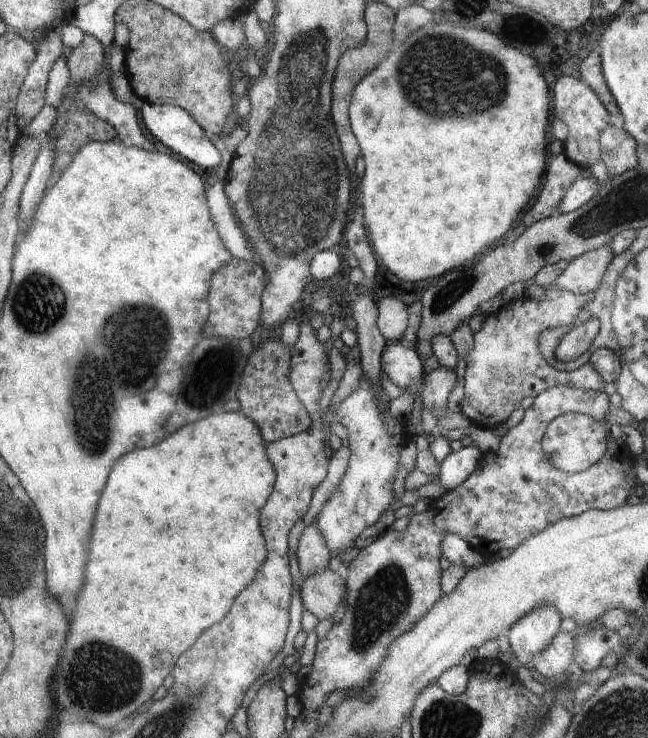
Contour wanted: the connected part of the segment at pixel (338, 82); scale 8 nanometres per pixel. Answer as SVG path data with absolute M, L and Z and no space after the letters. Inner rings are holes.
M371 1L365 12L365 20L368 24L368 39L361 48L349 50L337 67L337 76L333 83L333 120L335 121L338 135L341 136L341 146L345 149L345 156L349 160L351 172L355 172L355 162L361 156L361 146L355 138L353 132L352 120L350 119L349 109L352 106L352 96L357 86L363 82L363 79L373 72L377 67L389 58L391 51L395 48L393 38L395 38L395 27L397 20L397 11L391 9L387 4L381 1Z

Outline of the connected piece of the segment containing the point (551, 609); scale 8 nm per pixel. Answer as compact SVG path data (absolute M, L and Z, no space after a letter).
M545 606L519 620L507 632L517 662L521 666L531 666L531 674L535 674L535 678L539 678L535 671L536 658L556 639L561 630L561 620L563 616L555 606Z

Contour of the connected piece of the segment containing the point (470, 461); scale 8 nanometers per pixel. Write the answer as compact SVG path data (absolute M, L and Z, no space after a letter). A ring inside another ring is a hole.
M471 444L470 447L461 447L457 452L449 454L441 465L441 474L438 479L446 492L455 490L475 473L483 455L480 445L476 447L475 444Z

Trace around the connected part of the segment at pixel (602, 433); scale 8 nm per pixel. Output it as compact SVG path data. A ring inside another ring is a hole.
M569 412L558 416L549 424L542 445L548 460L558 469L569 473L580 473L592 467L605 454L608 434L607 425L599 424L593 417Z

